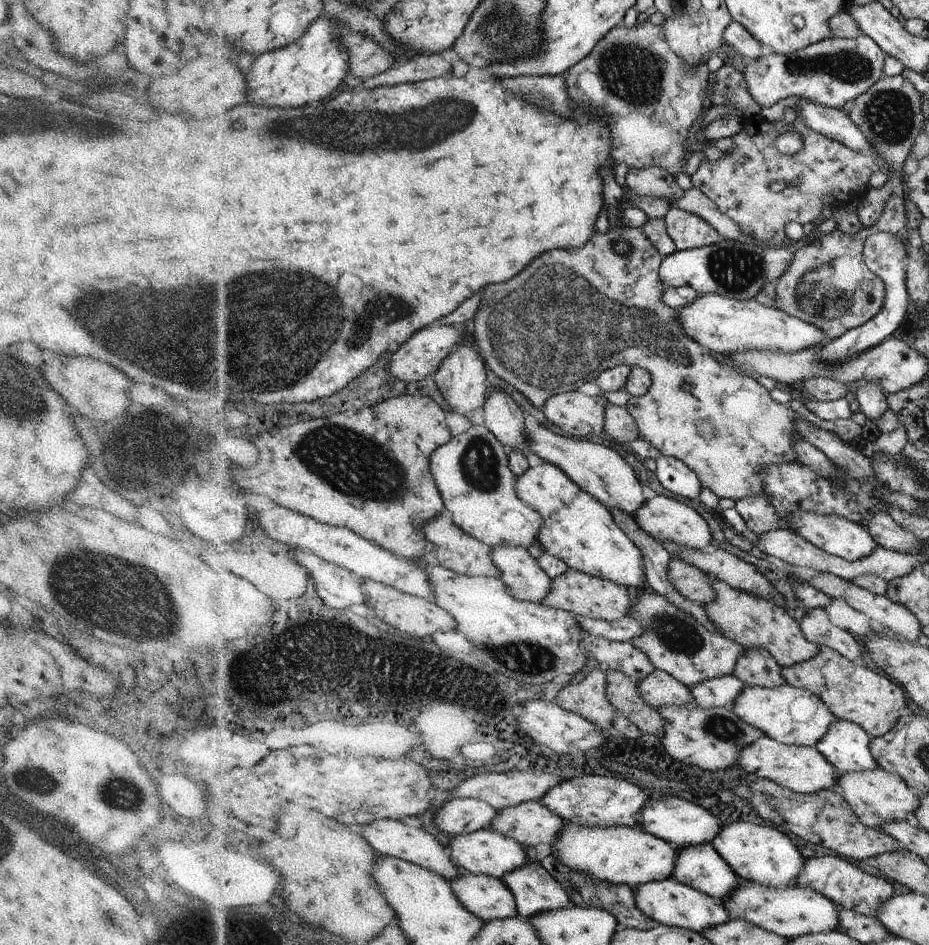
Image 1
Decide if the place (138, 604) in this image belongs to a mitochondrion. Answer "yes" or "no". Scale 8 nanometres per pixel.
yes

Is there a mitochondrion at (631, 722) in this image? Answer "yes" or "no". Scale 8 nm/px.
no

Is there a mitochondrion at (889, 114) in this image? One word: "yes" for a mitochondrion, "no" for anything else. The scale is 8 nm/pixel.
yes

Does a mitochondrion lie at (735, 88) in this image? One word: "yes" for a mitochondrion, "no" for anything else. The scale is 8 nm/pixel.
no

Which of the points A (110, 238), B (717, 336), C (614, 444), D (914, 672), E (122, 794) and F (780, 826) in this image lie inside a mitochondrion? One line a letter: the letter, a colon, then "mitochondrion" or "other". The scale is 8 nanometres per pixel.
A: other
B: other
C: other
D: other
E: mitochondrion
F: other

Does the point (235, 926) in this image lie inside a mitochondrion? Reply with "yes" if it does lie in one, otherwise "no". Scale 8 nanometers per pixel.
no

